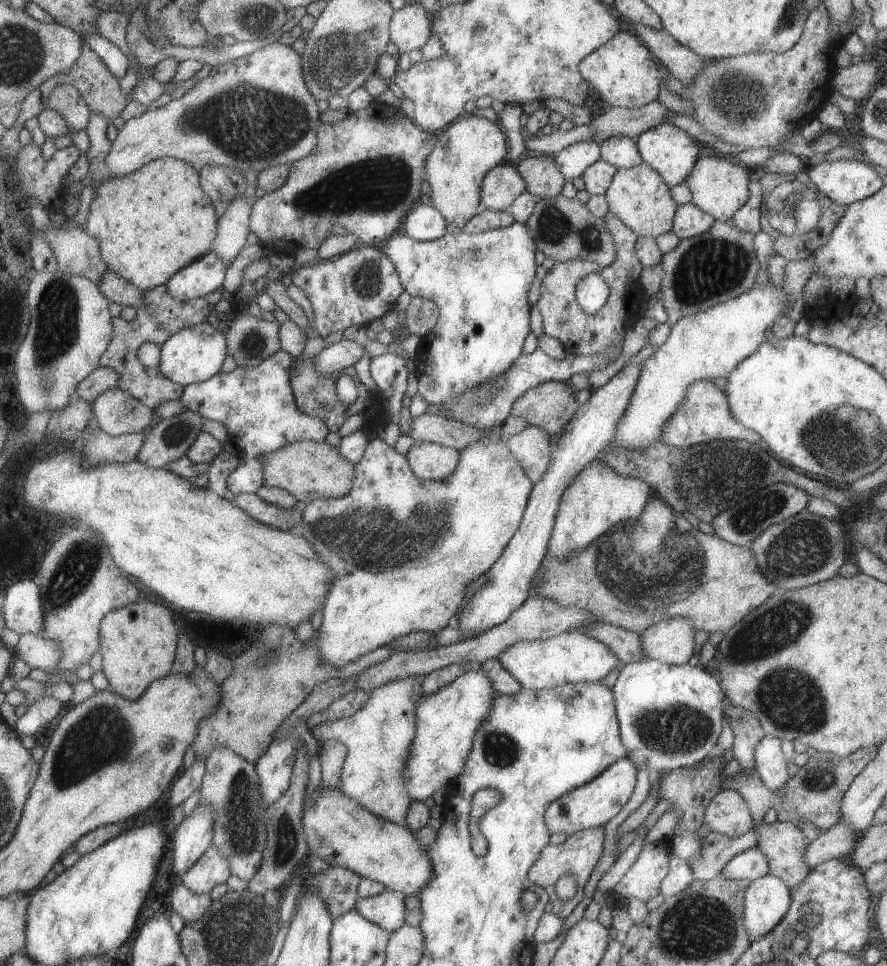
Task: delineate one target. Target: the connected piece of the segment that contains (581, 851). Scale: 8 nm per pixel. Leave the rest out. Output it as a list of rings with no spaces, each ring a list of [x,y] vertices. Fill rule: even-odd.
[[[604,827],[583,829],[568,835],[568,837],[558,845],[547,843],[540,850],[535,862],[529,867],[528,879],[533,882],[533,884],[545,889],[545,892],[548,894],[548,901],[552,904],[550,912],[562,920],[571,914],[573,908],[575,908],[575,906],[581,902],[581,898],[583,898],[583,886],[585,886],[587,877],[591,874],[591,870],[593,870],[593,866],[595,866],[601,854],[603,829]],[[561,875],[573,875],[576,880],[576,893],[566,901],[562,901],[556,895],[554,889],[555,881]]]

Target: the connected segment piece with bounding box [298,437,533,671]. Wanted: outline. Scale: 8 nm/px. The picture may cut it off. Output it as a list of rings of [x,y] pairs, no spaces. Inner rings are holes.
[[[377,437],[373,440],[369,441],[366,444],[365,450],[361,455],[359,461],[354,463],[354,477],[352,480],[352,487],[351,490],[342,497],[337,497],[336,499],[319,499],[311,501],[307,505],[302,506],[302,524],[299,526],[298,533],[305,538],[309,545],[312,546],[312,549],[319,555],[319,558],[324,562],[324,566],[327,565],[329,570],[331,570],[332,575],[334,576],[331,581],[330,589],[328,590],[325,602],[323,603],[324,606],[321,608],[322,612],[322,620],[319,628],[315,631],[316,632],[316,646],[320,656],[320,660],[327,665],[331,665],[335,670],[339,670],[345,664],[349,664],[349,662],[353,662],[357,660],[359,656],[363,656],[364,654],[370,653],[372,650],[378,649],[382,647],[384,644],[393,643],[395,639],[399,638],[400,636],[408,635],[409,633],[434,633],[443,627],[446,627],[448,624],[452,623],[453,618],[458,610],[458,607],[462,604],[464,600],[464,595],[466,594],[467,587],[475,580],[484,575],[493,563],[499,558],[499,555],[503,552],[505,545],[509,542],[509,539],[515,534],[515,531],[518,529],[520,520],[522,519],[522,514],[524,513],[529,495],[530,490],[533,487],[530,478],[527,478],[525,471],[519,466],[519,463],[512,457],[512,454],[509,452],[509,449],[506,447],[505,444],[506,438],[504,437],[483,437],[478,441],[470,442],[470,445],[467,445],[464,449],[458,450],[458,465],[456,466],[456,470],[453,471],[450,475],[447,475],[443,480],[430,480],[424,481],[421,480],[419,477],[416,477],[409,468],[407,459],[397,452],[395,452],[392,446],[387,445],[384,441],[381,441]]]

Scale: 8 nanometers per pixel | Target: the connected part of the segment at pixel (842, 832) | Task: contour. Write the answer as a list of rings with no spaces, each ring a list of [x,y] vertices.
[[[835,823],[805,847],[803,864],[806,864],[808,869],[812,869],[829,859],[847,858],[858,836],[845,823]]]

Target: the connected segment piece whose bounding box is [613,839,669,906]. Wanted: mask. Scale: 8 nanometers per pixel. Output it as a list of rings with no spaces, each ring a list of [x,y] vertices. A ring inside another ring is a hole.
[[[664,839],[642,845],[638,862],[628,868],[613,889],[623,906],[631,898],[646,902],[660,893],[659,885],[669,866],[668,844]]]

